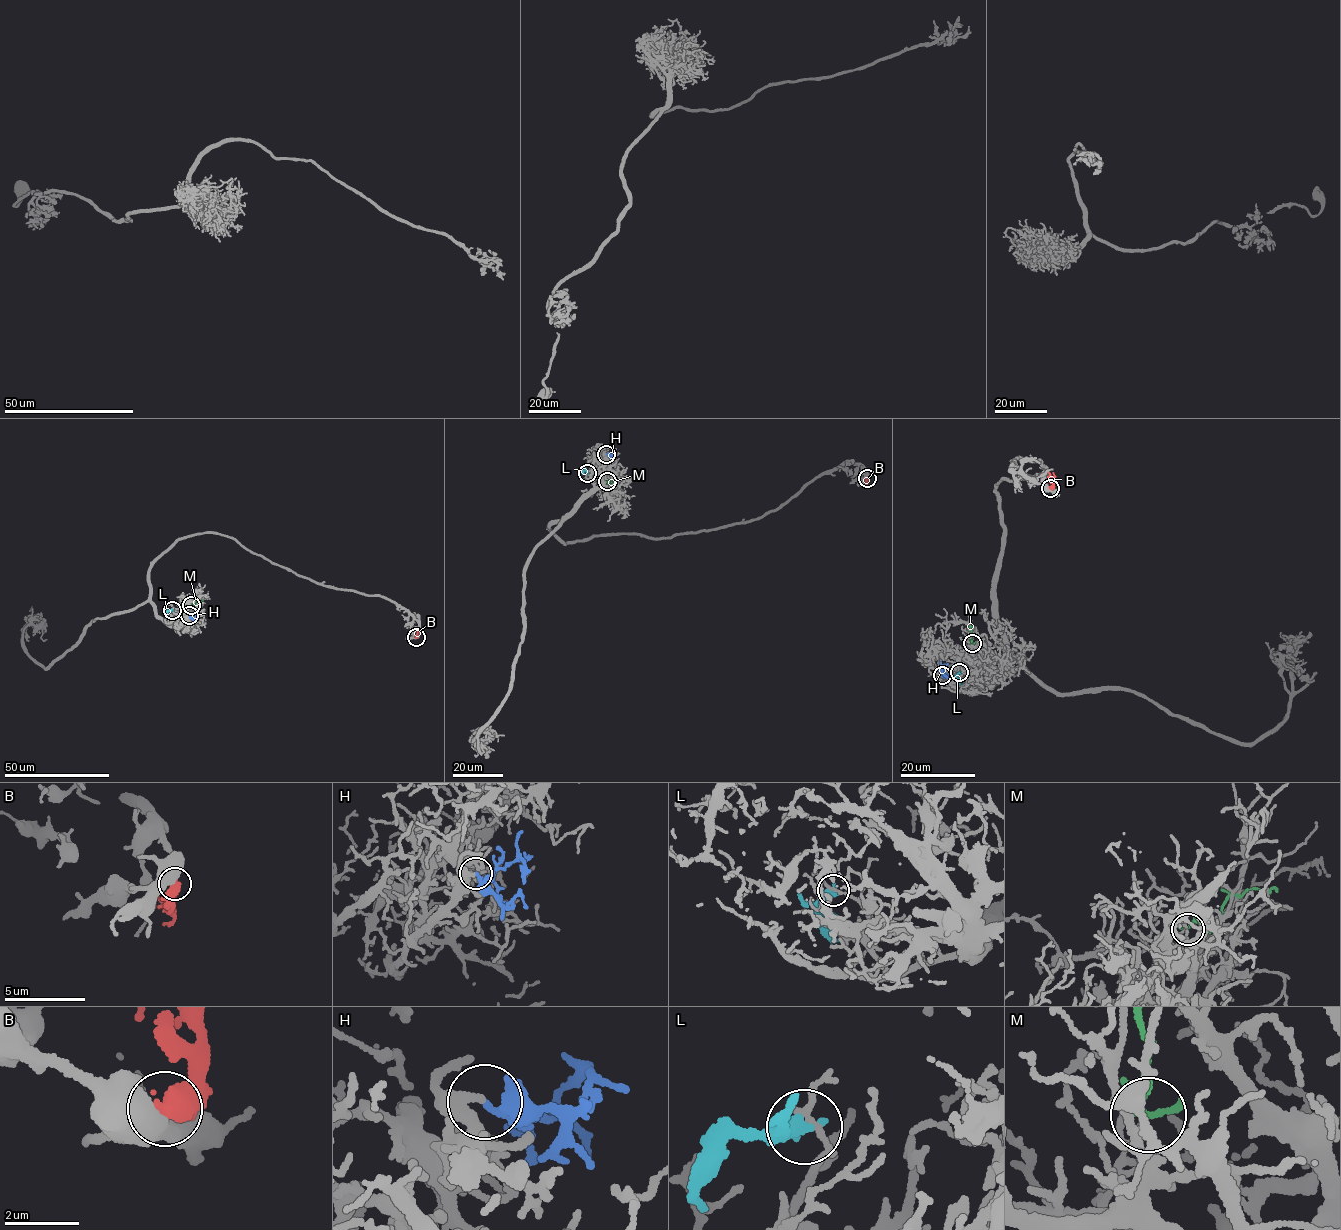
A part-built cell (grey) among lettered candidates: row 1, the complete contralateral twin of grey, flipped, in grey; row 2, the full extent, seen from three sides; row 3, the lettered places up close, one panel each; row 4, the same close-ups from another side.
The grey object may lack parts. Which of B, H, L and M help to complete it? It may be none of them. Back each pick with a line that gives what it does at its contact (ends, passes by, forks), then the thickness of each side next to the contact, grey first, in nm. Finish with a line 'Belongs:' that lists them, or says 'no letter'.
H: it passes by; calibres 320 and 240 nm
Belongs: H

